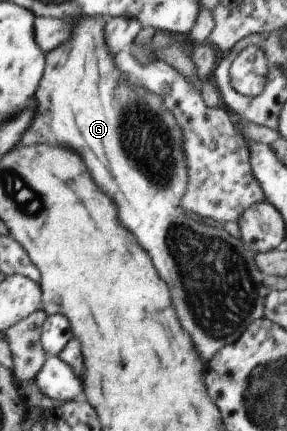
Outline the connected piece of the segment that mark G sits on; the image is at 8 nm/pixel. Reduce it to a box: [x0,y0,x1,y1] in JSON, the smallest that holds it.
[16,17,270,365]

